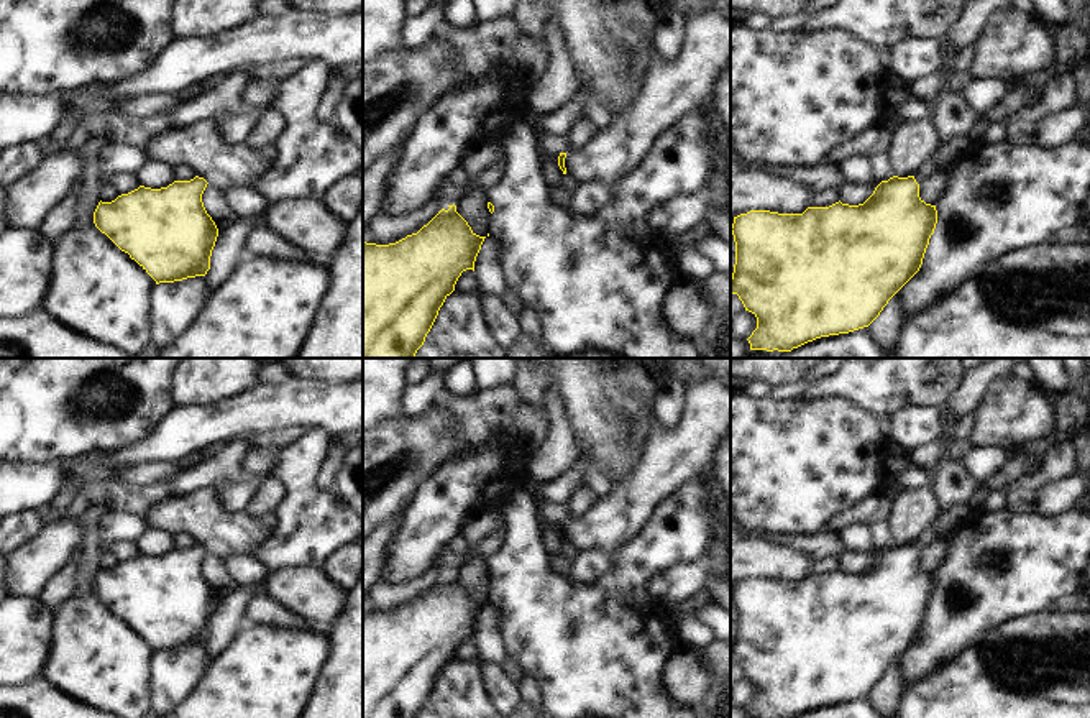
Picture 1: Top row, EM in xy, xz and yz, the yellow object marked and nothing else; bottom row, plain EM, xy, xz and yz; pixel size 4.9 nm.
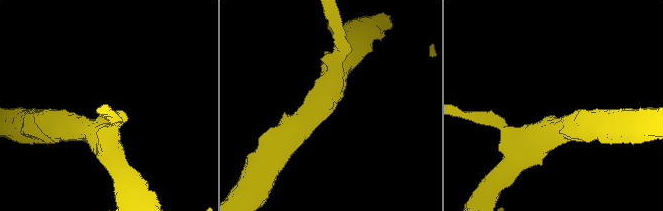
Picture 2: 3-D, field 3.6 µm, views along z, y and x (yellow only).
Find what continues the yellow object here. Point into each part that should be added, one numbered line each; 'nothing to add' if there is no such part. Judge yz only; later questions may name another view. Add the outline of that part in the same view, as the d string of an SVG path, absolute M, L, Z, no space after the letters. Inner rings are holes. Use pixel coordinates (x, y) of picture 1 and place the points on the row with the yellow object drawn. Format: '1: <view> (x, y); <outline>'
1: yz (929, 168); M932 154L924 164L923 168L914 174L914 179L918 184L921 184L923 181L926 181L927 177L934 176L937 173L937 161L936 161L936 154Z

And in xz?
nothing to add

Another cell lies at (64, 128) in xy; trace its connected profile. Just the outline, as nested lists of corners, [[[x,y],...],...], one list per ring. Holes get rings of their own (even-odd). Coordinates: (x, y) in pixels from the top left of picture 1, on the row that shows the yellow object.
[[[69,117],[67,120],[57,125],[57,128],[53,133],[57,148],[64,148],[66,141],[69,140],[77,123],[79,120],[76,117]]]

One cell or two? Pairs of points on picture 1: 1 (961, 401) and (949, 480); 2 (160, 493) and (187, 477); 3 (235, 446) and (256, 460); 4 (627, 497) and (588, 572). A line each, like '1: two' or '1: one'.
1: one
2: two
3: two
4: two

